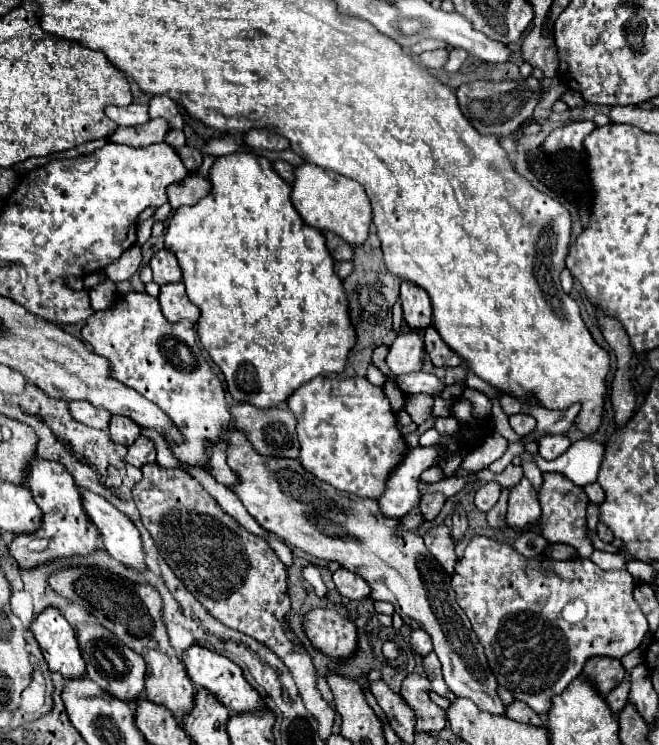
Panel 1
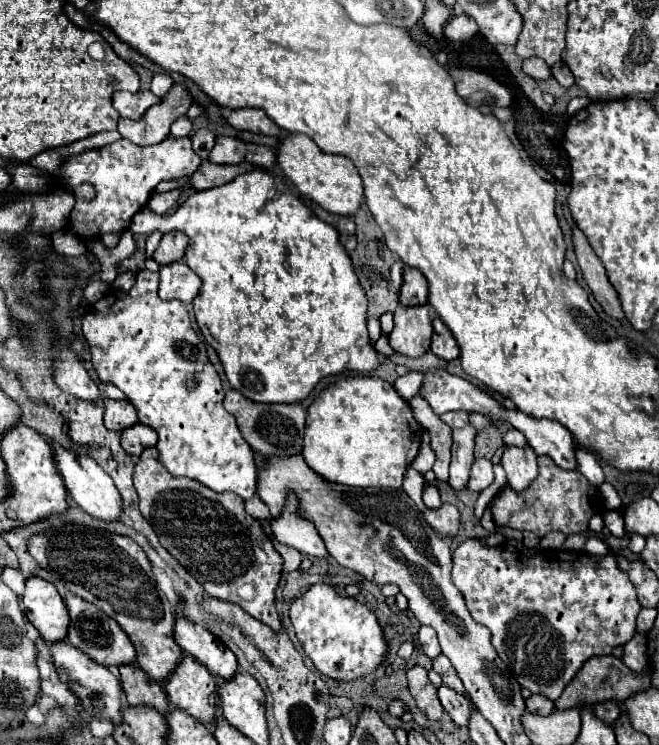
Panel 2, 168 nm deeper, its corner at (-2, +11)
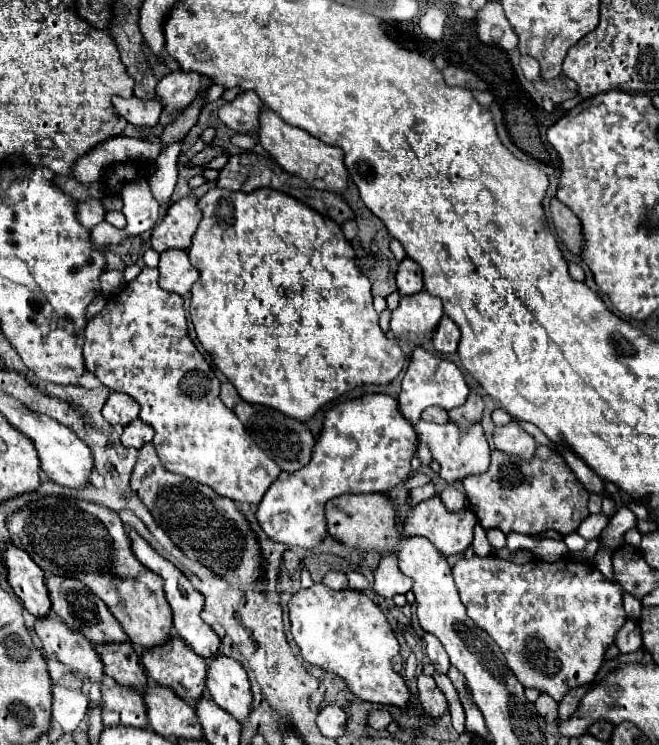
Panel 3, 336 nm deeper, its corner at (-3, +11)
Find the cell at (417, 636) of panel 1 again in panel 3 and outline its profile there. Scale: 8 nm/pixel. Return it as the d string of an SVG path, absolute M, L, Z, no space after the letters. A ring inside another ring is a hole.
M425 633L425 643L427 643L427 655L429 655L431 663L435 665L435 669L441 671L441 673L447 673L451 663L449 663L449 655L443 649L441 641L437 637L433 637L431 633Z

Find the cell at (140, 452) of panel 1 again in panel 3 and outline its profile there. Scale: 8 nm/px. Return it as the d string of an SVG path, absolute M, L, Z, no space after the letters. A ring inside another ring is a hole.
M135 419L135 421L131 421L129 425L125 425L125 431L123 431L123 435L121 435L121 443L123 443L125 447L141 449L145 443L153 441L153 435L155 435L155 431L153 431L151 425L143 423L141 419Z

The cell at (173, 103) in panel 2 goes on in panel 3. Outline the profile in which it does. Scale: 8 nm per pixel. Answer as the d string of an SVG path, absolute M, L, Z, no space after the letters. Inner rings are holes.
M177 69L177 71L167 73L159 81L157 97L163 103L163 109L167 113L179 113L195 99L201 85L203 85L203 75Z

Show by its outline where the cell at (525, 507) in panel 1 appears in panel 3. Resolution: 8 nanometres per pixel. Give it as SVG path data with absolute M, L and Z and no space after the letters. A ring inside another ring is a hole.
M513 419L507 425L495 427L493 431L493 443L497 449L505 451L505 453L515 453L519 457L533 457L533 451L537 447L535 439Z

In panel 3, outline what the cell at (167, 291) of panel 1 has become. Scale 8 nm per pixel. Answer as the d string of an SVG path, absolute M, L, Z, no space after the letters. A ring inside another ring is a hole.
M167 249L159 259L159 285L165 291L173 291L179 295L189 293L191 285L197 281L199 273L191 265L187 251L183 249Z

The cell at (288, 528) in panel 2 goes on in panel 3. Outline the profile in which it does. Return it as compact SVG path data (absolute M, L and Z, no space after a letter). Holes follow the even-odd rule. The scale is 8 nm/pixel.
M363 395L359 399L349 399L335 405L325 415L323 431L315 443L313 459L309 465L295 473L281 473L281 477L267 489L259 509L257 509L257 523L265 531L265 535L277 543L287 547L305 547L315 549L327 533L325 521L325 503L335 499L337 495L345 493L383 493L393 489L397 483L405 481L411 475L411 455L417 445L417 435L411 423L399 413L397 401L389 395Z

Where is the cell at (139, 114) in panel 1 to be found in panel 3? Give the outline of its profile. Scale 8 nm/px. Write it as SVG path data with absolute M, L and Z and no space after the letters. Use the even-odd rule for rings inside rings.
M115 97L113 107L117 109L117 113L121 117L125 117L131 125L135 125L139 129L155 127L159 123L159 117L163 111L163 105L159 101L141 101L137 97L131 97L131 99Z

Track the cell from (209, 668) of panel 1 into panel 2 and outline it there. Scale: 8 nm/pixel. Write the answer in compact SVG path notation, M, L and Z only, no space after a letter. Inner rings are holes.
M180 619L176 621L174 639L184 649L184 653L192 655L216 677L230 681L238 673L236 655L202 625Z

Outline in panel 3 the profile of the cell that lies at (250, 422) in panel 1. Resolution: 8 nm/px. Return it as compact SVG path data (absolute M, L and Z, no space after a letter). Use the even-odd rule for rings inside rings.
M229 381L221 383L221 401L239 417L239 421L245 425L245 429L257 441L257 445L269 457L273 457L273 461L277 461L277 465L281 465L283 471L297 471L297 469L305 467L311 461L311 451L313 451L315 439L313 439L313 435L311 435L311 431L307 429L305 423L293 421L291 417L285 417L283 413L277 413L277 411L273 411L269 407L245 403L239 397L237 389Z

